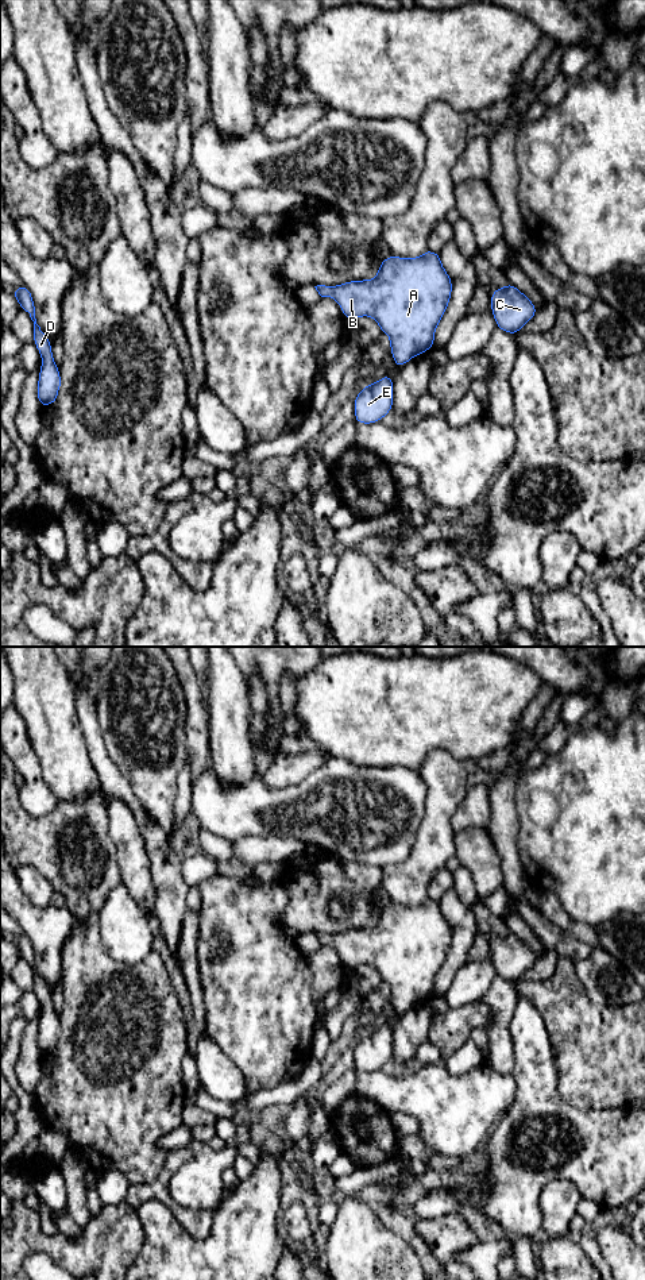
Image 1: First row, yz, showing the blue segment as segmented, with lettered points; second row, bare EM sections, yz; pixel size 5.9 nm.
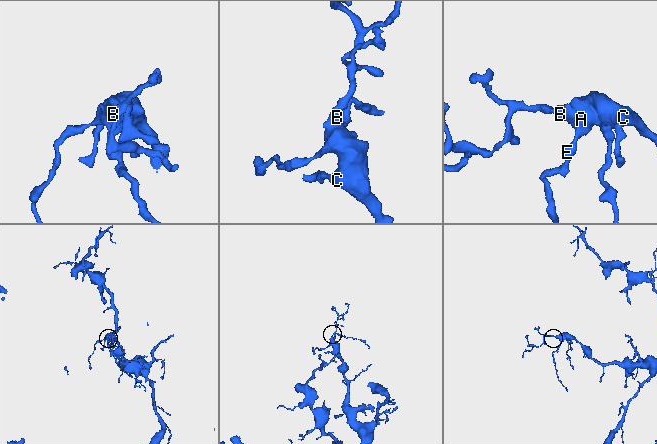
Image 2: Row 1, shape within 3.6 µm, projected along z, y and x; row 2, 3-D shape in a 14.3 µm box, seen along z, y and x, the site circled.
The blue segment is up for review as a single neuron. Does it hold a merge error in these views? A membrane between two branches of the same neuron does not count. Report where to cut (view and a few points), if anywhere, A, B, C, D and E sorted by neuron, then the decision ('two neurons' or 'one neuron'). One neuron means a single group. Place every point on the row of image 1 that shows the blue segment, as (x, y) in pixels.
no cut; A B C D E; one neuron

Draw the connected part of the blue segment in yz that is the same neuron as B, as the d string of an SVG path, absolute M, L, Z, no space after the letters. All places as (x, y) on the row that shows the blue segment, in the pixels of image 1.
M426 250L418 258L389 255L381 262L374 279L348 281L336 286L314 286L321 297L332 297L349 320L372 317L390 338L393 359L398 369L434 346L434 331L452 294L452 279L441 265L440 254Z

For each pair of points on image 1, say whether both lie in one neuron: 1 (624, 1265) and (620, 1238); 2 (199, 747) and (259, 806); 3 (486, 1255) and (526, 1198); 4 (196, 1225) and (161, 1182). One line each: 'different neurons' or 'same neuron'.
1: same neuron
2: different neurons
3: different neurons
4: same neuron

